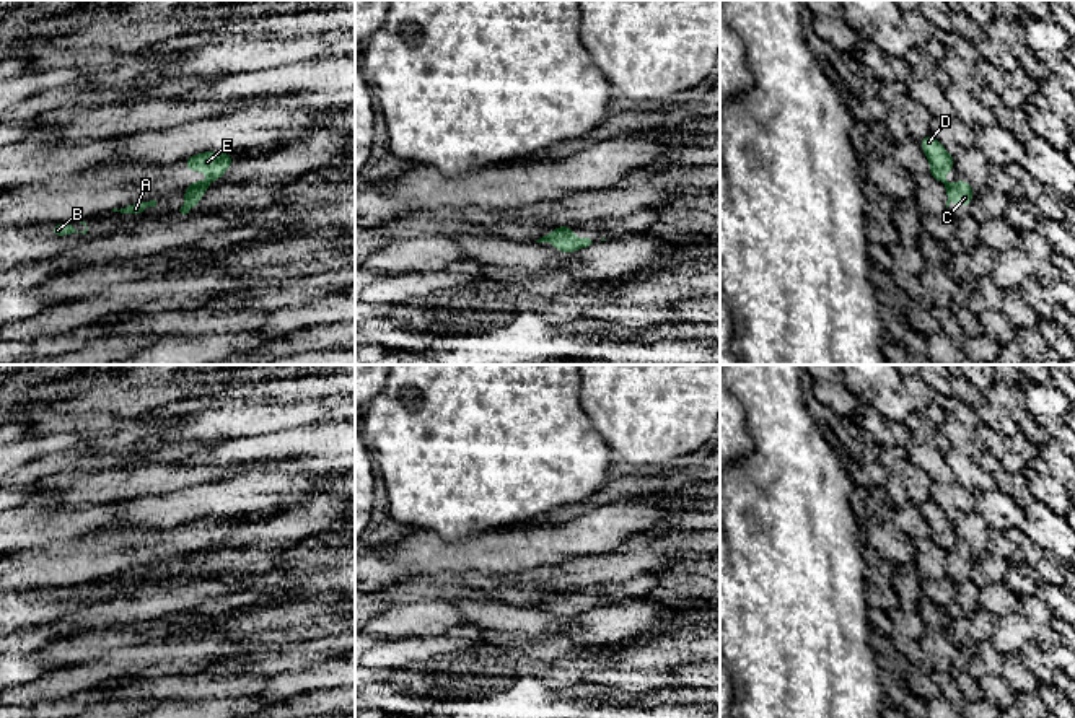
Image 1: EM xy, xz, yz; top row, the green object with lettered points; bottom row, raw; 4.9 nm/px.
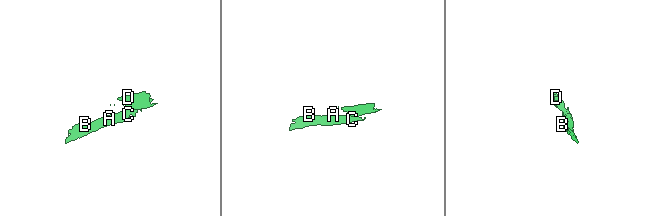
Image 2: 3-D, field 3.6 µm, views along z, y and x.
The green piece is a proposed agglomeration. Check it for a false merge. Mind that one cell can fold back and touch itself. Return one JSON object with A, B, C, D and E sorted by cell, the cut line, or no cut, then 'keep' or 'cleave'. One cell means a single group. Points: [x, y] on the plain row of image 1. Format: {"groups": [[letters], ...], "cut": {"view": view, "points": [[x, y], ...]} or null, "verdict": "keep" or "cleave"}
{"groups": [["A", "B", "C"], ["D", "E"]], "cut": {"view": "xy", "points": [[207, 547], [189, 552]]}, "verdict": "cleave"}

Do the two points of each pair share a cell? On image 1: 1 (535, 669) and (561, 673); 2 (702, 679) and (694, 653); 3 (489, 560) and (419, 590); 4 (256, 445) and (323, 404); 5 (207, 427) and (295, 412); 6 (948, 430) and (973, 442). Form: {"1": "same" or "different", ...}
{"1": "same", "2": "different", "3": "different", "4": "different", "5": "same", "6": "same"}

